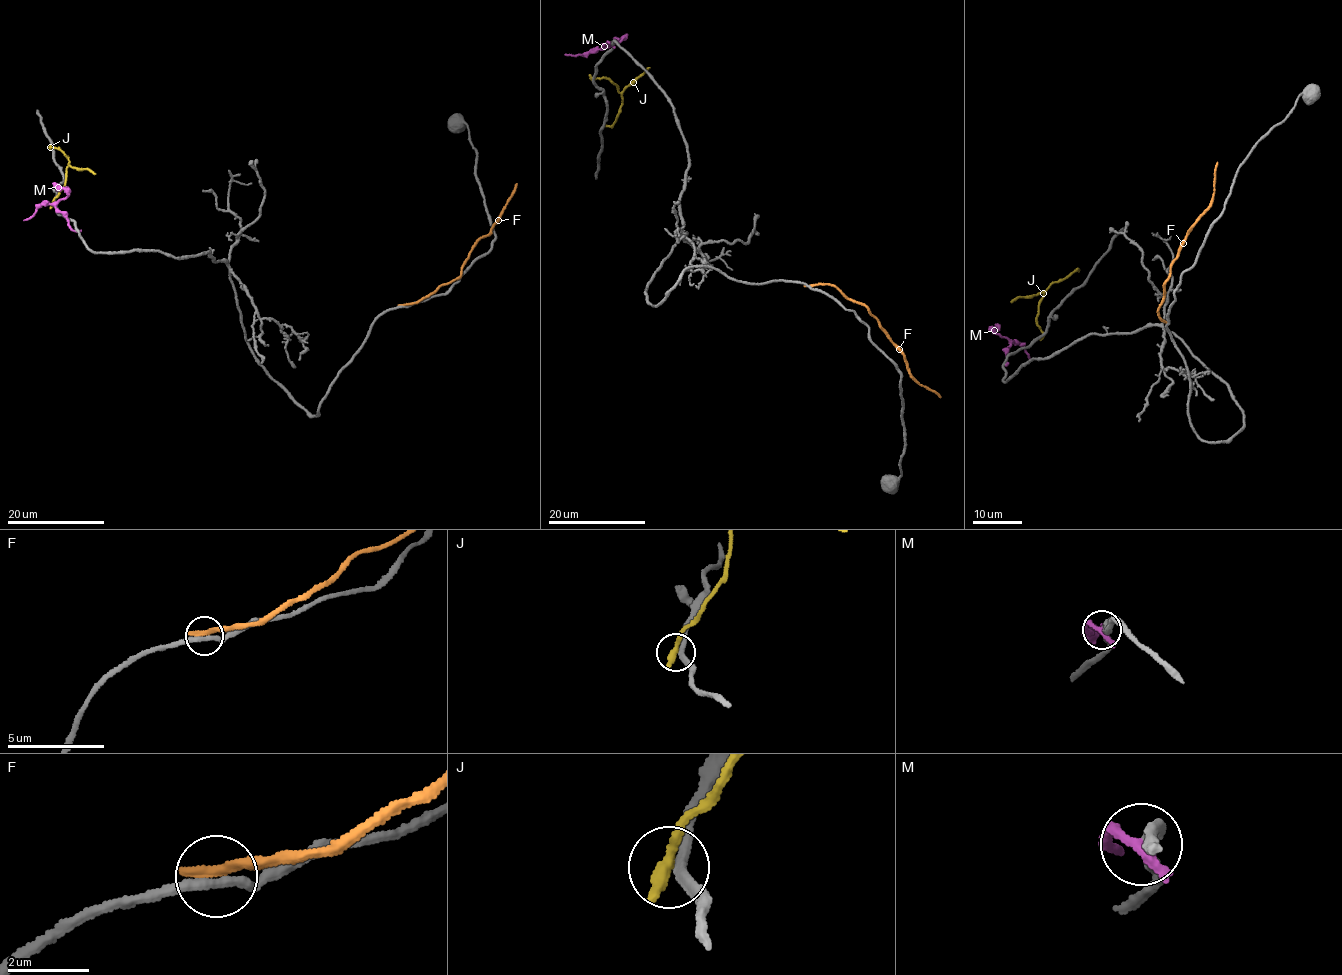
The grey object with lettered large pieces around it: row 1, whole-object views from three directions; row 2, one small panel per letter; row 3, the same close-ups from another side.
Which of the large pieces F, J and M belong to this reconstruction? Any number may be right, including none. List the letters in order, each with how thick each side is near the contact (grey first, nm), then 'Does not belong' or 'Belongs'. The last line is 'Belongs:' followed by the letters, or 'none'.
F: Thickness 240 nm (grey) against 300 nm. Does not belong
J: Thickness 240 nm (grey) against 360 nm. Does not belong
M: Thickness 240 nm (grey) against 320 nm. Does not belong
Belongs: none

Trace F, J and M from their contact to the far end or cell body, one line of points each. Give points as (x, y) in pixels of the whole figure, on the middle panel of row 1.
F: (808, 286), (831, 284), (868, 309), (903, 352), (912, 377), (941, 397)
J: (592, 79), (607, 78), (617, 85), (623, 99), (615, 122), (610, 126), (603, 125)
M: (611, 44), (608, 41), (609, 45), (605, 43), (599, 49), (575, 55), (564, 54)

